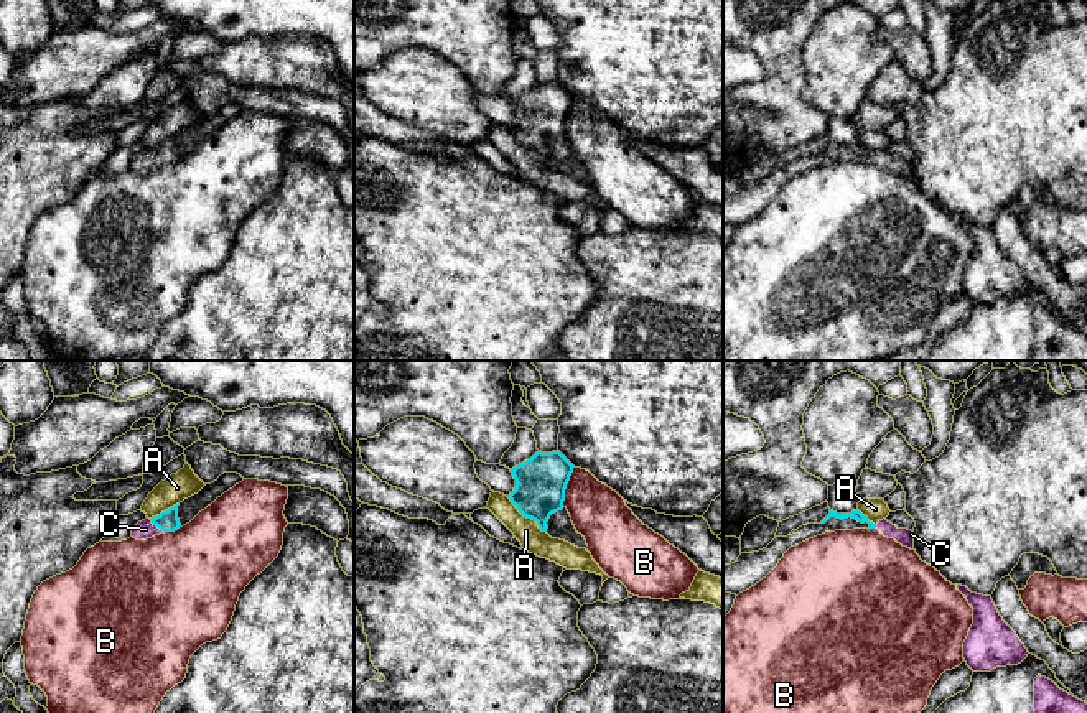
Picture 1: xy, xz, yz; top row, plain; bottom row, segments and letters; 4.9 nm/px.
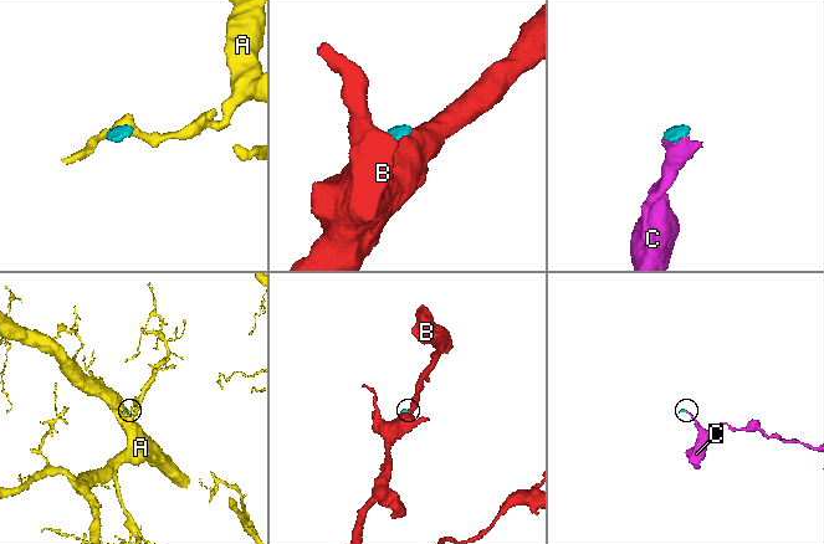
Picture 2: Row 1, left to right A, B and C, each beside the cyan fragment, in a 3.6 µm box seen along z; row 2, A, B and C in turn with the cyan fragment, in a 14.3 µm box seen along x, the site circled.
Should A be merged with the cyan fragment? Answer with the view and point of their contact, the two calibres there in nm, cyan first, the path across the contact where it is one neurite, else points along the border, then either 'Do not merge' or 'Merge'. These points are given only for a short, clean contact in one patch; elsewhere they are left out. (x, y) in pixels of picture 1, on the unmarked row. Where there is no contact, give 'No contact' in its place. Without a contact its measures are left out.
Touches cyan at xz (526, 147). Thickness 260 nm (cyan) against 120 nm. Boundary: xz (506, 127), (545, 163). Do not merge

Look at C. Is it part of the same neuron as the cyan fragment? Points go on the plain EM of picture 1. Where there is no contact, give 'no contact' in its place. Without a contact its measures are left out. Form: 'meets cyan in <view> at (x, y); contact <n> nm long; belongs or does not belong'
meets cyan in xy at (157, 157); contact 100 nm long; belongs

